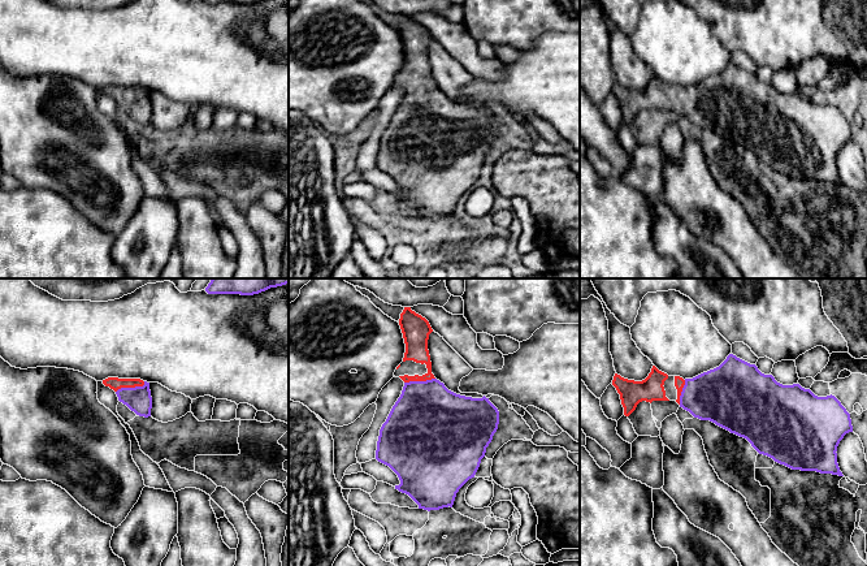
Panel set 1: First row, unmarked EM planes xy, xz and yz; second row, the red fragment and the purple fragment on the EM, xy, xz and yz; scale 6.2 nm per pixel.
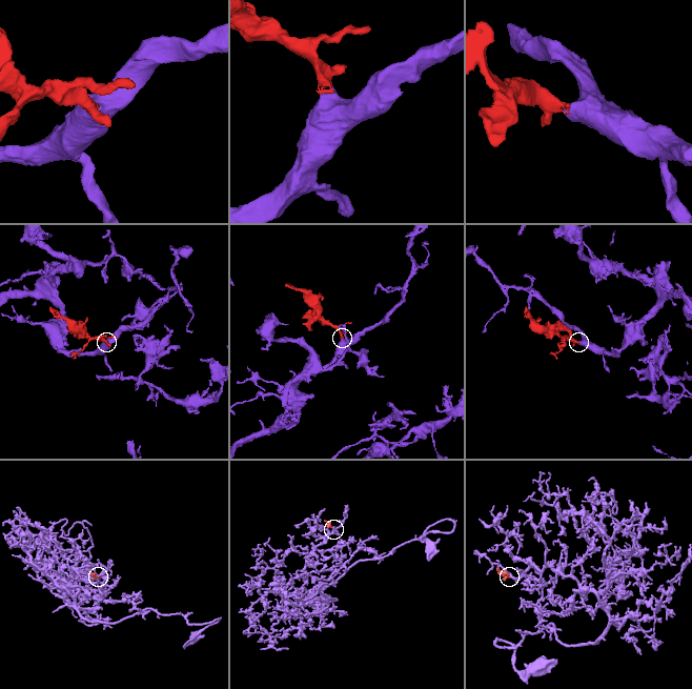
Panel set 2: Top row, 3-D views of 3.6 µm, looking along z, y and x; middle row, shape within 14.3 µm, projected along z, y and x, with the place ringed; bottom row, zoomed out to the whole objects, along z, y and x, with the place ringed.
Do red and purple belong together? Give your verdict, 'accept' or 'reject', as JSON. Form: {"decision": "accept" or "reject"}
{"decision": "accept"}

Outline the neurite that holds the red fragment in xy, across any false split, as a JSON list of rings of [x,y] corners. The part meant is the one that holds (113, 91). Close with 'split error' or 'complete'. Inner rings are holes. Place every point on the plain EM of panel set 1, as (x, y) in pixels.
[[[108,86],[103,88],[105,95],[113,98],[118,109],[126,113],[139,125],[151,125],[152,105],[149,91],[140,87]]]; split error

